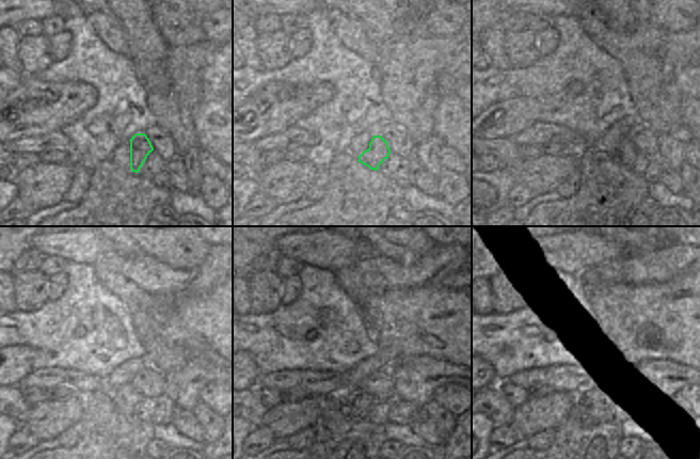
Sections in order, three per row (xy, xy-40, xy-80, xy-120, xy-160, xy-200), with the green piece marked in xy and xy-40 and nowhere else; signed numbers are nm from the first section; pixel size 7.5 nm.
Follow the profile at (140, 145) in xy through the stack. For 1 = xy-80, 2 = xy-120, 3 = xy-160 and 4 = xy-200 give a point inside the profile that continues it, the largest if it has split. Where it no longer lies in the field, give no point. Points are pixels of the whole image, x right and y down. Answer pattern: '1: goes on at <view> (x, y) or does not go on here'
1: goes on at xy-80 (606, 158)
2: goes on at xy-120 (125, 398)
3: goes on at xy-160 (355, 405)
4: goes on at xy-200 (591, 409)

